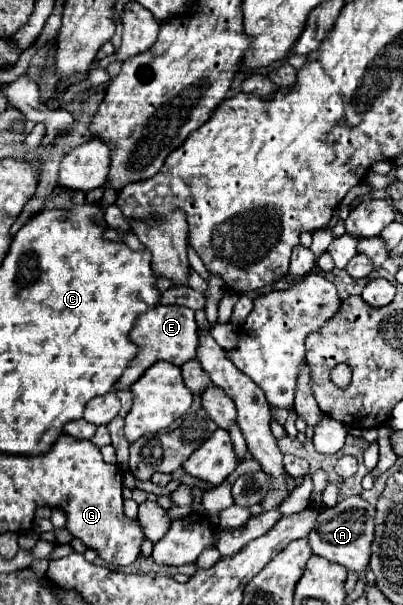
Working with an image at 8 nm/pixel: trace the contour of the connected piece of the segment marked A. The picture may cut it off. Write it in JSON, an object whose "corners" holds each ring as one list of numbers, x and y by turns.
{"corners":[[360,495,342,499,338,505,324,509,322,515,318,517,316,527,308,535,312,551,316,555,326,557,328,561,340,563,342,567,346,567,348,571,354,571,356,575,362,575,368,569,368,563,372,557,374,517,376,517,376,509]]}

